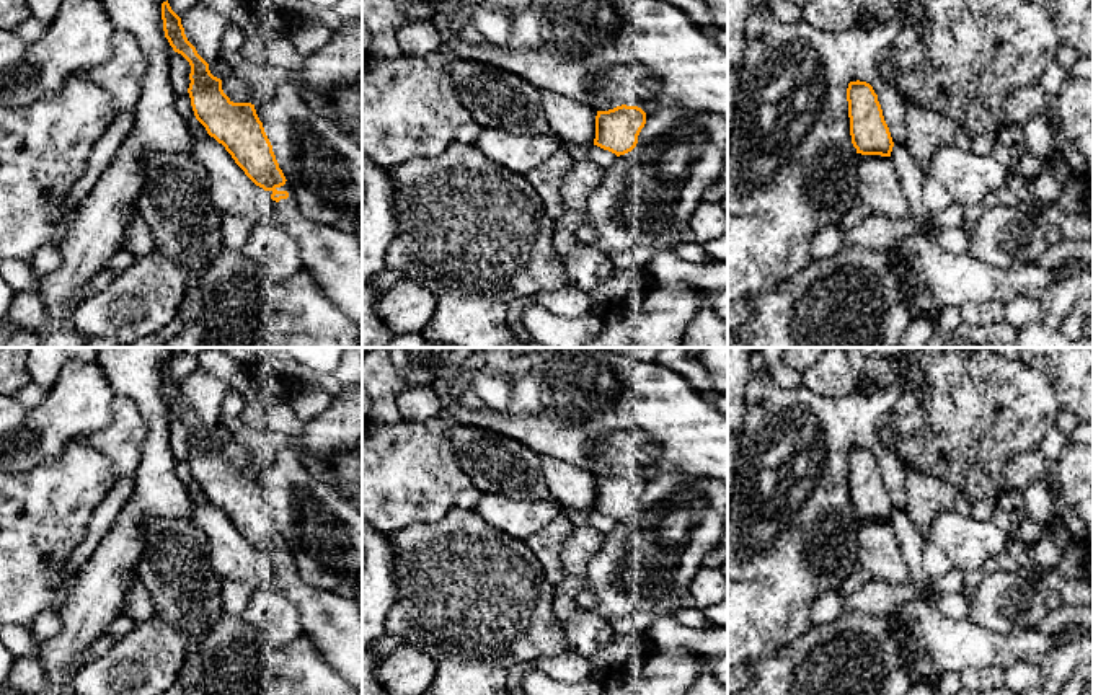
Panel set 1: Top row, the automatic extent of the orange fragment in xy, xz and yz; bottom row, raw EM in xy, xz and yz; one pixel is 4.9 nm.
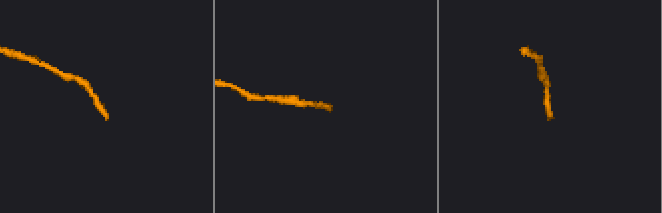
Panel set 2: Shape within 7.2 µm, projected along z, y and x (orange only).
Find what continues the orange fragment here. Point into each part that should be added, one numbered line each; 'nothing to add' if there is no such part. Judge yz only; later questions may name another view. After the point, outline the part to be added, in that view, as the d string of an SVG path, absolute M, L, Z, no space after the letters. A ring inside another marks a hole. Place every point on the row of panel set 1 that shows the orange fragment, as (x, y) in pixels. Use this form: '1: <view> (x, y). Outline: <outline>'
nothing to add

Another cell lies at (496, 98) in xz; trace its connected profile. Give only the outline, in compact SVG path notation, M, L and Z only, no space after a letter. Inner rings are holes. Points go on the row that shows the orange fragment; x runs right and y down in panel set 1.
M455 55L449 72L465 109L483 129L551 134L540 111L542 90L527 80L507 70Z

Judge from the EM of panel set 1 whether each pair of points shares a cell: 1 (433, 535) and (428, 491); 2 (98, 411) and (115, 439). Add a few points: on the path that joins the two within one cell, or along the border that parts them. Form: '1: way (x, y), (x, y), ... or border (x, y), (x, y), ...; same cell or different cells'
1: border (454, 504), (434, 522), (413, 522), (393, 532); different cells
2: border (116, 395), (111, 405), (111, 421), (88, 438); different cells

